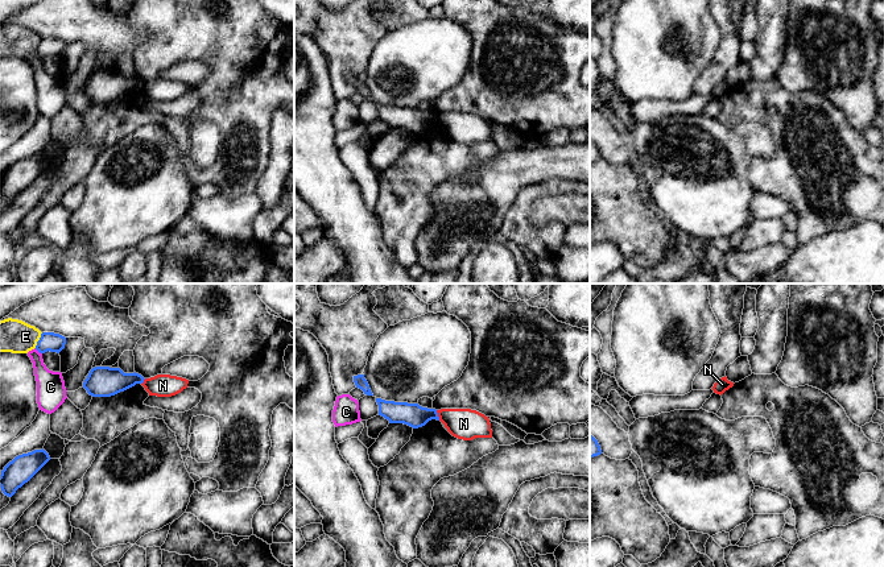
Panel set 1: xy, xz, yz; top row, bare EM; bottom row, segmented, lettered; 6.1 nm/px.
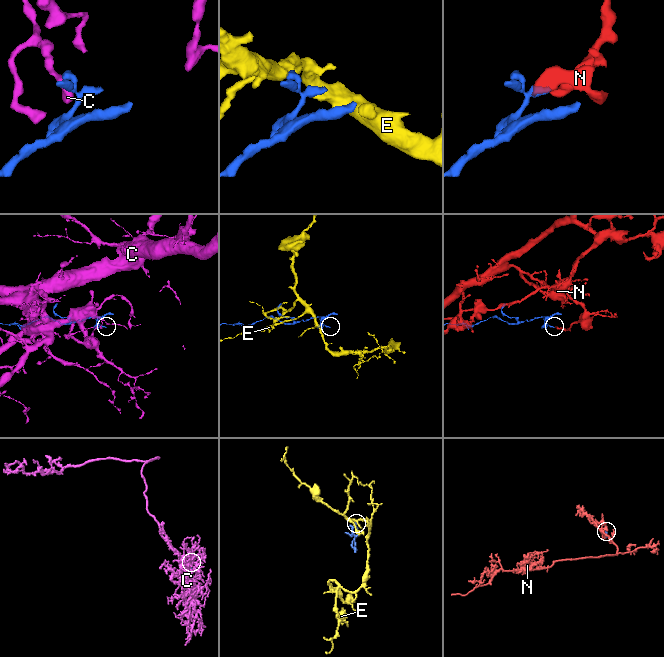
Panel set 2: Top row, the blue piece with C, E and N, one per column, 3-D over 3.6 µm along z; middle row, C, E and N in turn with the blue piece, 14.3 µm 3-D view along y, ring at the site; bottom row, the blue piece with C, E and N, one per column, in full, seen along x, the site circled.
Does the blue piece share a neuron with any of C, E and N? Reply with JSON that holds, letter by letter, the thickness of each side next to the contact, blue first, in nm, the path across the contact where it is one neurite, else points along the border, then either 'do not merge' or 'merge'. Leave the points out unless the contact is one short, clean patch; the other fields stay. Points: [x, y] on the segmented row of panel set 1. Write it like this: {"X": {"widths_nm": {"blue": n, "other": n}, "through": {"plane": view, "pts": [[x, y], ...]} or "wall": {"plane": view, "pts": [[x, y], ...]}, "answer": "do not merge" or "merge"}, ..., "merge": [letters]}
{"C": {"widths_nm": {"blue": 120, "other": 180}, "wall": {"plane": "xy", "pts": [[34, 348], [41, 354]]}, "answer": "do not merge"}, "E": {"widths_nm": {"blue": 120, "other": 200}, "wall": {"plane": "xy", "pts": [[42, 332], [34, 347]]}, "answer": "do not merge"}, "N": {"widths_nm": {"blue": 140, "other": 190}, "wall": {"plane": "xz", "pts": [[436, 410], [440, 419]]}, "answer": "do not merge"}, "merge": []}

